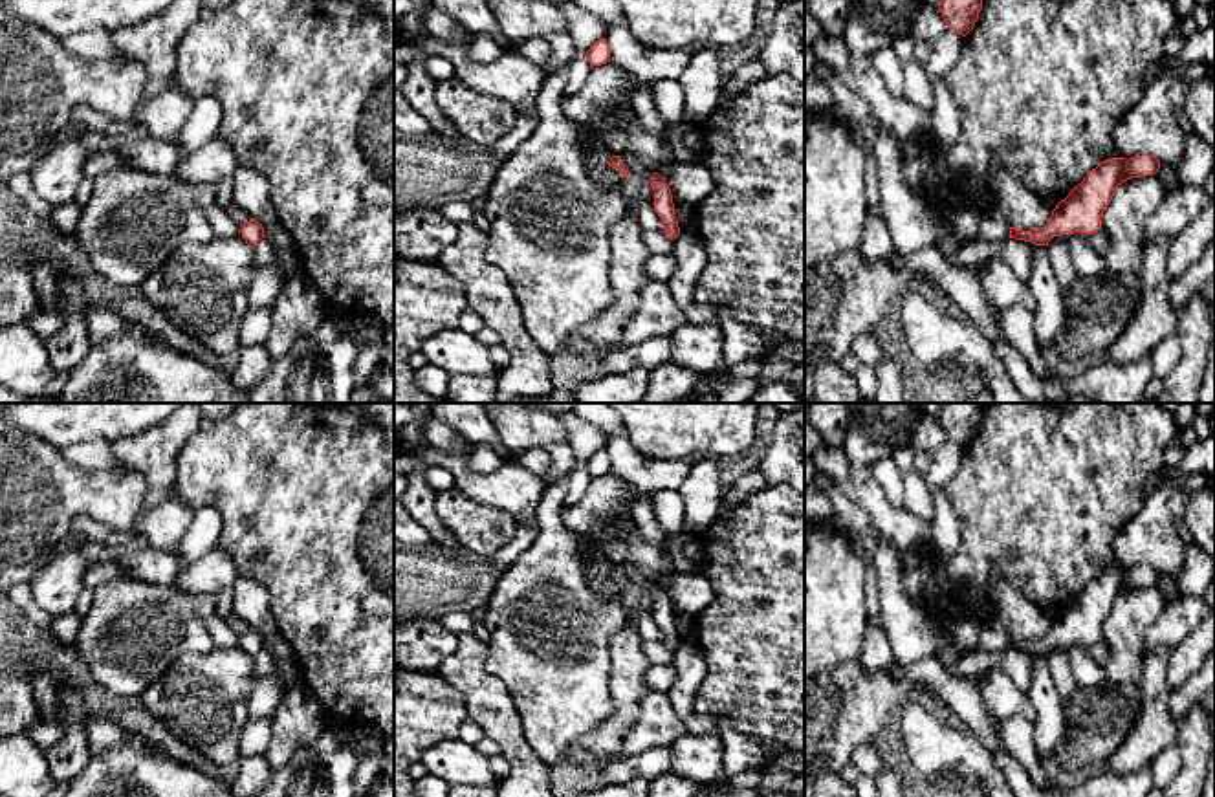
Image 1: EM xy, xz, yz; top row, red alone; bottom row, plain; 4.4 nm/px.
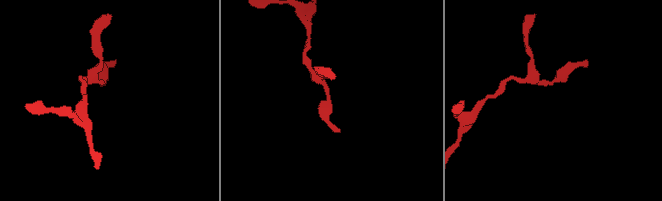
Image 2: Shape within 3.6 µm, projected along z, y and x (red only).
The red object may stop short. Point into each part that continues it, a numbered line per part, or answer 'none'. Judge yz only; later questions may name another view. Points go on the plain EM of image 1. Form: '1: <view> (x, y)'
none

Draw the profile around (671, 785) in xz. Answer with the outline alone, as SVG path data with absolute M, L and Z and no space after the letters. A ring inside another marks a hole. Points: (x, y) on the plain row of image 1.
M671 771L649 782L649 797L696 797L700 788L695 781Z

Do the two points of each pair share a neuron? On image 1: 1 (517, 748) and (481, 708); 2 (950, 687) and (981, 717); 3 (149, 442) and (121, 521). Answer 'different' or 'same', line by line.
1: same
2: same
3: different

